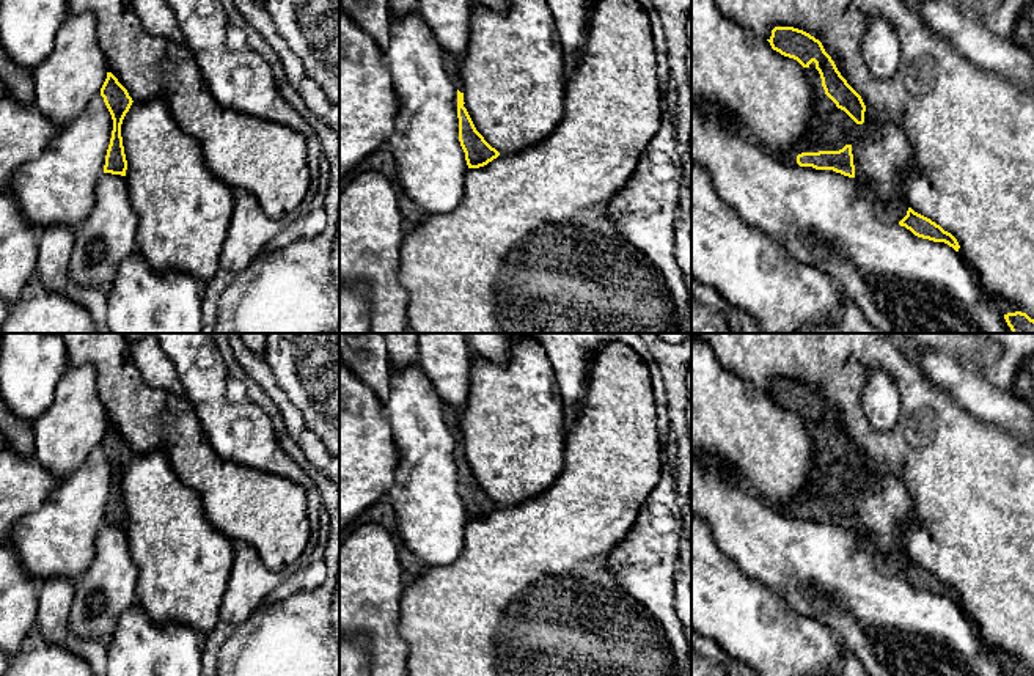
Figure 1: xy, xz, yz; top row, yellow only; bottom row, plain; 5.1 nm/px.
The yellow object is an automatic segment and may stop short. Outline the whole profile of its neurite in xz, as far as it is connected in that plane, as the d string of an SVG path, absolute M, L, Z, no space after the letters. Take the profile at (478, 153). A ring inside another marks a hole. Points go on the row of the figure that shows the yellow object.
M443 52L445 69L456 86L456 110L459 118L459 141L465 152L468 168L479 168L492 162L500 152L492 148L476 130L465 102L464 86L459 77L459 60L451 52Z

